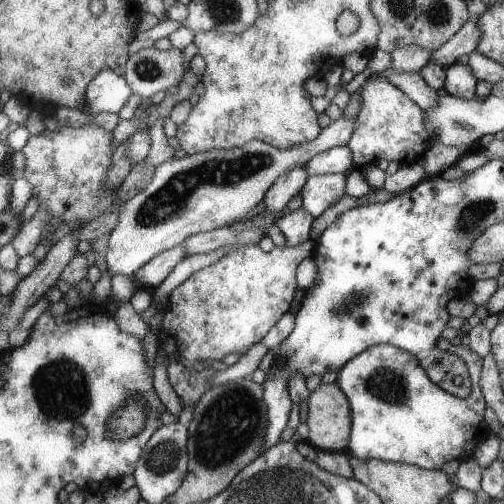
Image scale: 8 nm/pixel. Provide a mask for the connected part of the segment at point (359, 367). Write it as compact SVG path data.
M441 338L437 343L437 348L446 351L450 354L455 354L459 356L467 366L470 378L471 378L471 390L470 396L468 398L460 398L454 396L445 390L442 390L442 387L439 387L437 383L433 382L433 379L422 370L421 363L418 364L418 359L413 354L410 354L410 351L405 351L396 346L388 344L378 344L372 346L369 349L364 350L362 353L357 354L356 357L348 361L340 370L338 370L337 380L335 383L341 387L344 391L346 398L349 399L349 405L352 407L352 429L349 436L349 446L346 452L358 460L384 460L384 462L396 462L398 464L410 464L424 469L430 469L435 471L440 471L443 464L450 462L450 460L458 460L459 462L464 461L472 456L473 450L476 448L476 445L479 442L484 442L486 436L488 436L488 426L486 421L484 421L484 410L486 410L486 402L484 402L484 396L482 396L482 390L480 390L480 376L483 366L483 358L480 358L476 352L470 350L468 346L465 345L452 345L448 339Z

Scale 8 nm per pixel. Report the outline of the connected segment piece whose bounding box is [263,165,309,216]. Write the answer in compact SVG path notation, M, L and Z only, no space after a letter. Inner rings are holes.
M296 166L294 170L286 172L284 176L280 176L272 186L266 195L264 195L263 202L266 206L266 210L270 210L277 216L280 216L286 211L288 202L298 195L308 180L308 172L306 172L306 166Z

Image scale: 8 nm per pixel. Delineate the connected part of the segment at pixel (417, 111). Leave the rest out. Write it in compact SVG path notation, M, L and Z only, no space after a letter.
M375 74L358 91L361 92L362 107L355 117L356 129L347 145L355 165L362 168L386 160L399 162L402 166L422 159L433 146L425 111L388 80L375 78Z

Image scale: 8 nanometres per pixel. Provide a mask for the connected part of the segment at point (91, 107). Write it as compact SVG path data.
M106 67L88 87L86 105L79 110L94 115L103 111L118 114L131 102L132 94L124 76L116 75L110 67Z

